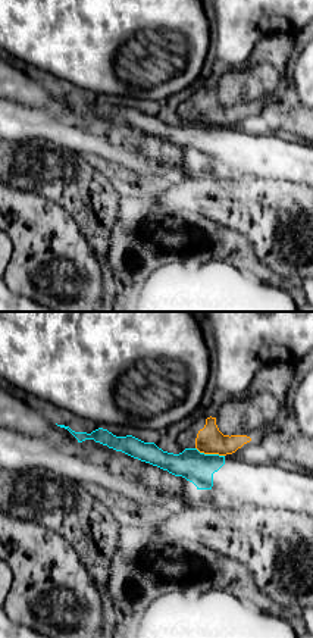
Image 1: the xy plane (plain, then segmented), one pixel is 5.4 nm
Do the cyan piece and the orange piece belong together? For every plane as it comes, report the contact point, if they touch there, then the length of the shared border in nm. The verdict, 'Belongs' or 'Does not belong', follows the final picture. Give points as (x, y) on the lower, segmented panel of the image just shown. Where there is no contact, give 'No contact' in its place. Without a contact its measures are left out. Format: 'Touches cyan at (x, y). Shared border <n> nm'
Touches cyan at (210, 454). Shared border 170 nm

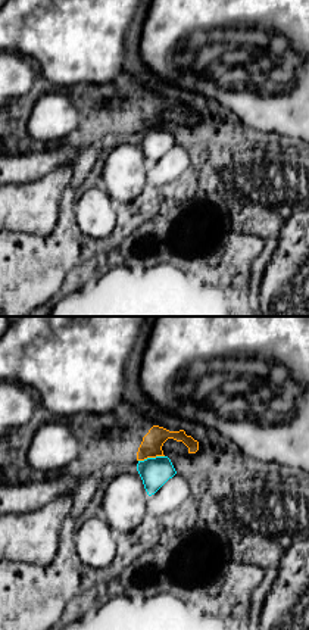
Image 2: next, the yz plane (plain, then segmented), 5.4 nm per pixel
Touches cyan at (150, 458). Shared border 150 nm

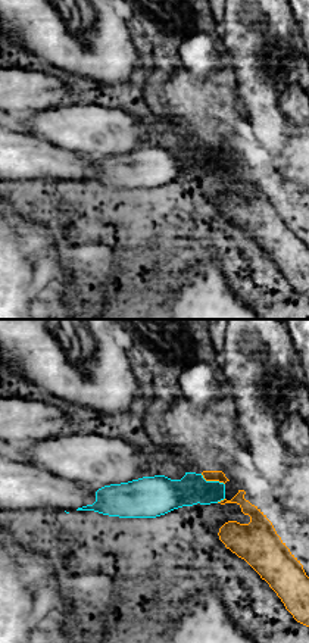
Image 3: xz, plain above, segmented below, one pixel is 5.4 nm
Touches cyan at (212, 481). Shared border 150 nm

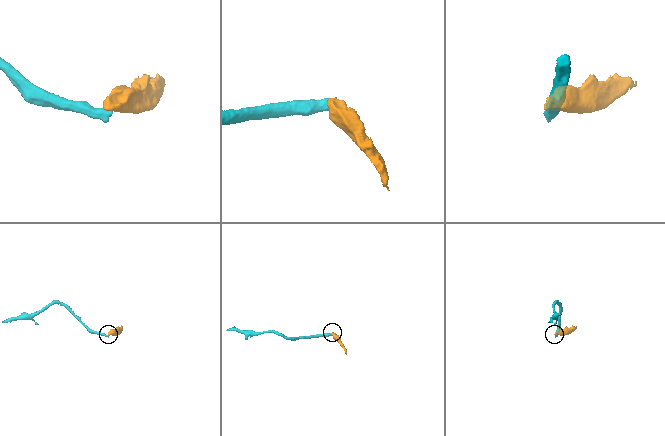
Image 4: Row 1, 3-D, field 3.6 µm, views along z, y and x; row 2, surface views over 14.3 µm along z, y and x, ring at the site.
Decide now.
Does not belong

